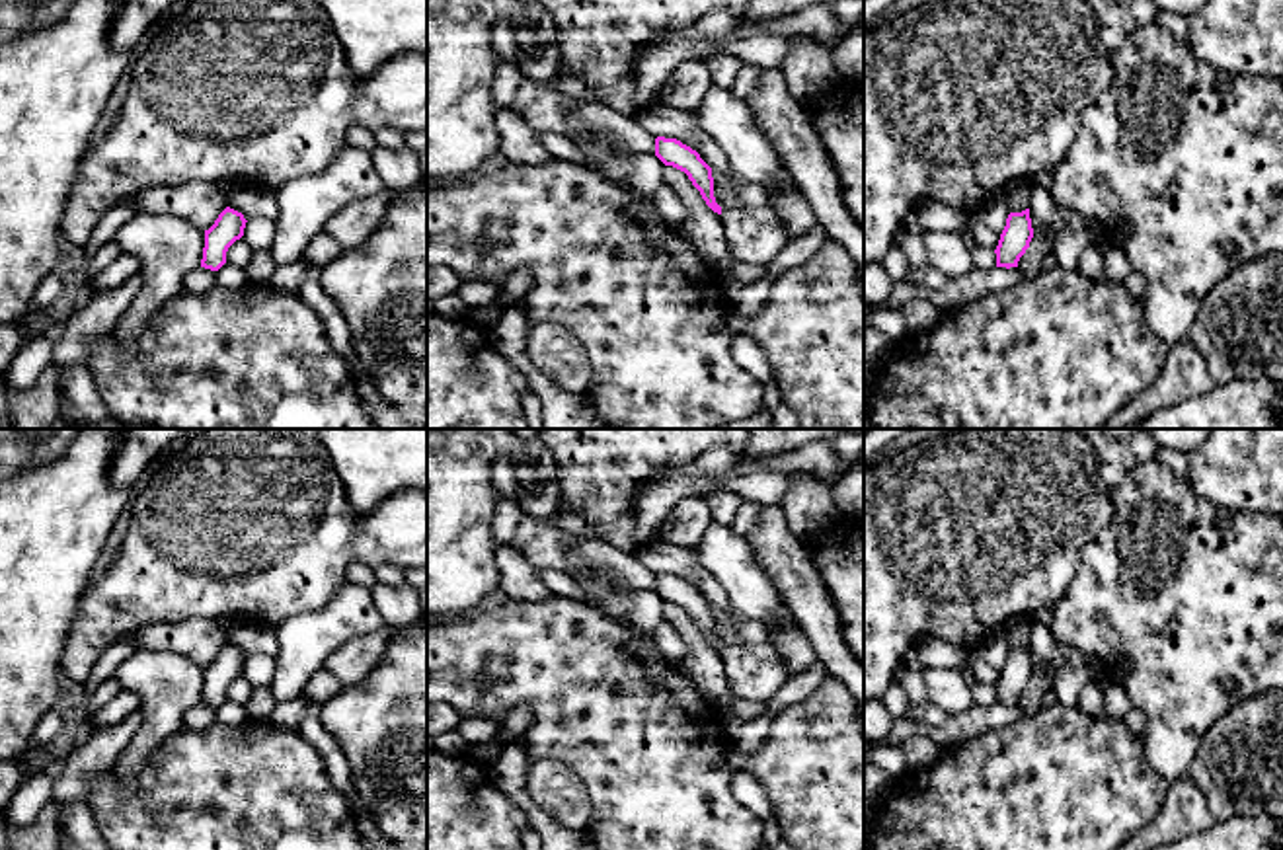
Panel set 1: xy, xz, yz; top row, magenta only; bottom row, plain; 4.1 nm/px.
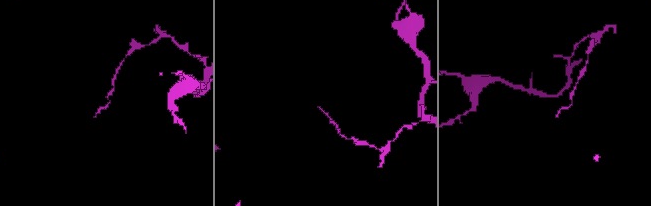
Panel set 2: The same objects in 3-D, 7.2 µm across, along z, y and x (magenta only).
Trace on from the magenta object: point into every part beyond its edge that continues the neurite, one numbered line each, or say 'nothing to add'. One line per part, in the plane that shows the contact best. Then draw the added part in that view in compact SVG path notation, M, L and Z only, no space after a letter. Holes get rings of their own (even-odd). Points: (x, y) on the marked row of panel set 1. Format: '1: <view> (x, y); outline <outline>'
nothing to add

